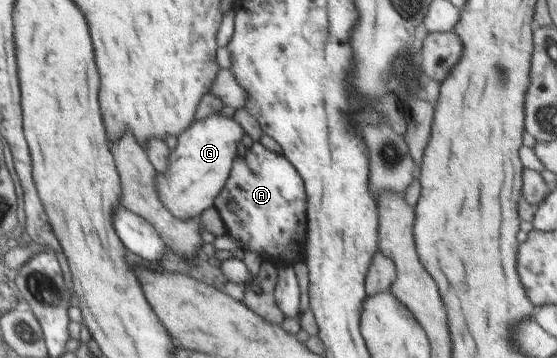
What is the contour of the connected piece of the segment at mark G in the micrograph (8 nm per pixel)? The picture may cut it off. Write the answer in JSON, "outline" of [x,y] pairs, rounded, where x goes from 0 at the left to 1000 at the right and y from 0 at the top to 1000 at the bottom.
{"outline":[[[382,316],[368,332],[354,332],[346,355],[320,377],[318,405],[307,416],[300,444],[300,472],[293,489],[282,486],[282,536],[296,578],[321,612],[346,612],[364,587],[382,575],[388,550],[402,525],[424,450],[424,405],[440,372],[415,327]]]}

